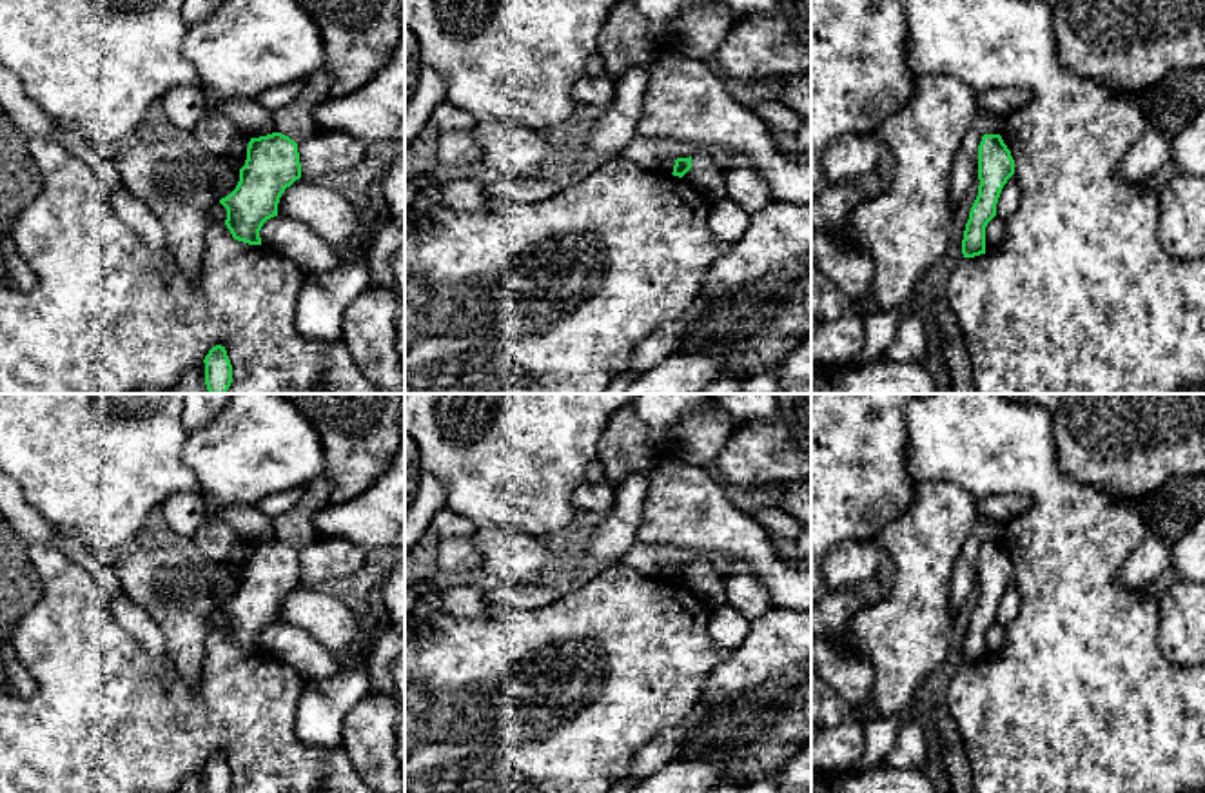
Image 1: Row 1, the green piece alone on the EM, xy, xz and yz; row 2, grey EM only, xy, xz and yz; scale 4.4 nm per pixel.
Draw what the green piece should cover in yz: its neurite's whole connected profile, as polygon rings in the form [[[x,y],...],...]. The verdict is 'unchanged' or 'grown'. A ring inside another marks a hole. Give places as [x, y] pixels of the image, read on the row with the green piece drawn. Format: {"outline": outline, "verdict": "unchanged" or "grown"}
{"outline": [[[984,134],[978,145],[978,196],[965,223],[962,254],[985,254],[985,227],[996,216],[996,203],[1007,180],[1014,174],[1014,160],[1000,134]]], "verdict": "unchanged"}

